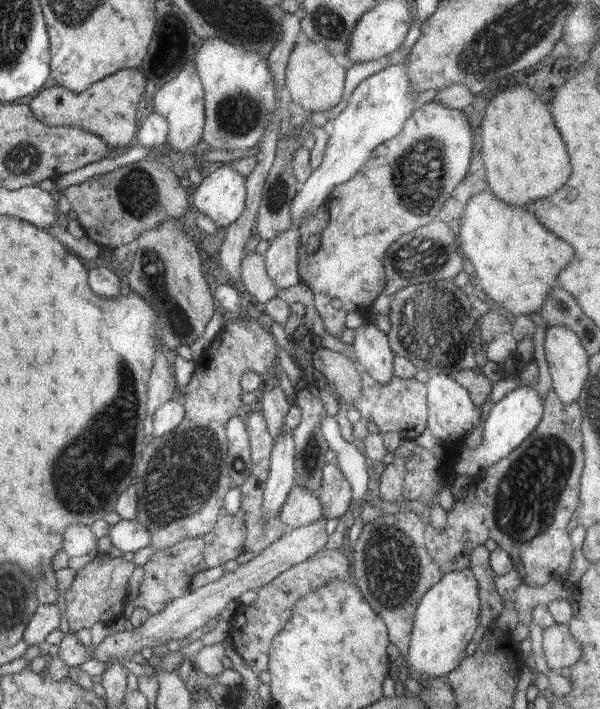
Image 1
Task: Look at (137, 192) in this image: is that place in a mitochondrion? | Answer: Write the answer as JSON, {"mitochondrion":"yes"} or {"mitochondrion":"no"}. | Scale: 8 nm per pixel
{"mitochondrion":"yes"}

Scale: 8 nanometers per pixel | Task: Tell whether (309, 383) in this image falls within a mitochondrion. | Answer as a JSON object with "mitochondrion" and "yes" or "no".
{"mitochondrion":"no"}

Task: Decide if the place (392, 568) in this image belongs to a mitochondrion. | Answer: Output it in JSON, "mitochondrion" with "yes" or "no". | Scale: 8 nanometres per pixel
{"mitochondrion":"yes"}

